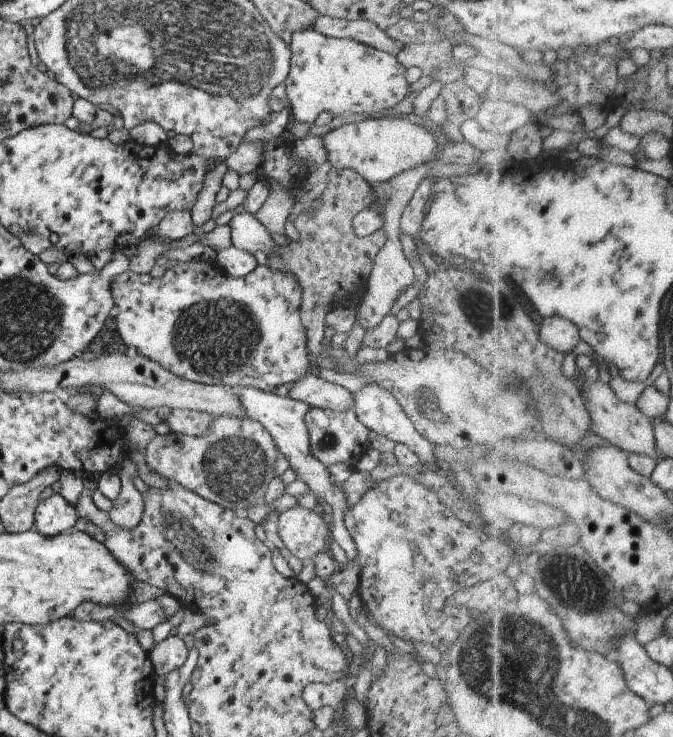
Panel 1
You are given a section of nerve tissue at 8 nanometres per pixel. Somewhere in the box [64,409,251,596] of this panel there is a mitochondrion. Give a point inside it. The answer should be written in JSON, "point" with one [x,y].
{"point":[184,540]}

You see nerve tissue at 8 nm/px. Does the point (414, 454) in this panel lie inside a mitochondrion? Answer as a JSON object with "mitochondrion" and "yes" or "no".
{"mitochondrion":"no"}

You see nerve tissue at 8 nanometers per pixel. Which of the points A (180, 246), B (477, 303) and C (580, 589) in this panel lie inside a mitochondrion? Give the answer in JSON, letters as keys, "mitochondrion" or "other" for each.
{"A":"other","B":"mitochondrion","C":"mitochondrion"}

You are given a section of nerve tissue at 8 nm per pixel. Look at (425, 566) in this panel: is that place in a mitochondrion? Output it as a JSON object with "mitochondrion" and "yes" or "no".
{"mitochondrion":"yes"}

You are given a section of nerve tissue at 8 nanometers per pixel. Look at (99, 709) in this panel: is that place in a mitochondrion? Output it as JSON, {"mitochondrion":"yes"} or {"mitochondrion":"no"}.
{"mitochondrion":"no"}

